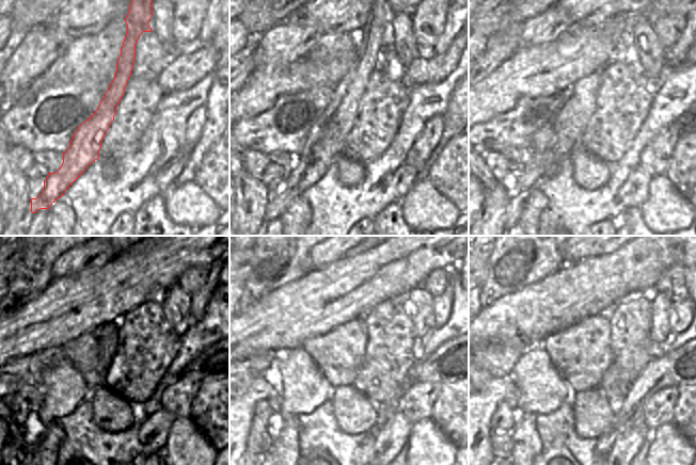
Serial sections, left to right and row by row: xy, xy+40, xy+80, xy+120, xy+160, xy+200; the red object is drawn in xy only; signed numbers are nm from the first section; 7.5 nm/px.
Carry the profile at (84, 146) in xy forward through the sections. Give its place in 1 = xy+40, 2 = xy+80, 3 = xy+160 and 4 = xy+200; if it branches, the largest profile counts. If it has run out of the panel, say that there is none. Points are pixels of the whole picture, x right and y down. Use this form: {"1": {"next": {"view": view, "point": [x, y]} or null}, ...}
{"1": {"next": {"view": "xy+40", "point": [327, 137]}}, "2": {"next": {"view": "xy+80", "point": [569, 126]}}, "3": {"next": {"view": "xy+160", "point": [342, 370]}}, "4": {"next": {"view": "xy+200", "point": [585, 369]}}}

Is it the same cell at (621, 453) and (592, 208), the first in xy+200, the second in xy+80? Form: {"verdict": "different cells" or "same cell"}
{"verdict": "different cells"}

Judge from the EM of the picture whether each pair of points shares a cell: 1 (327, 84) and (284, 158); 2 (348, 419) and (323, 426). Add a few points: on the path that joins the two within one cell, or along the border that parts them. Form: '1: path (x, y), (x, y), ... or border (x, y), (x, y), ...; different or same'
1: border (266, 154), (271, 151), (291, 151), (298, 155); different
2: border (330, 400), (336, 425), (348, 434), (358, 434); different

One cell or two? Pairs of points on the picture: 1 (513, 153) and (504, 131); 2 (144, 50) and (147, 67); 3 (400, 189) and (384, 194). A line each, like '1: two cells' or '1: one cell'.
1: two cells
2: one cell
3: two cells

